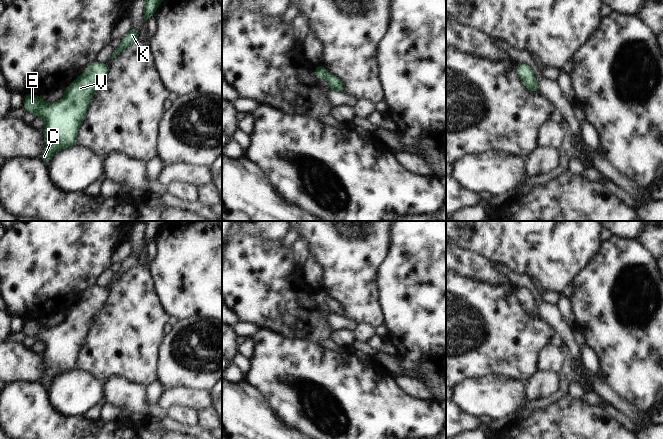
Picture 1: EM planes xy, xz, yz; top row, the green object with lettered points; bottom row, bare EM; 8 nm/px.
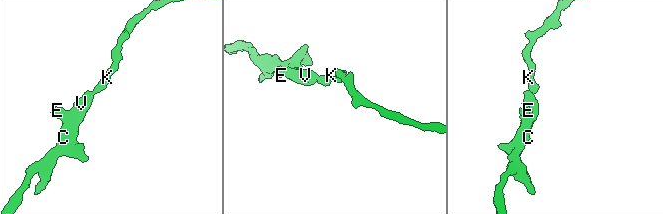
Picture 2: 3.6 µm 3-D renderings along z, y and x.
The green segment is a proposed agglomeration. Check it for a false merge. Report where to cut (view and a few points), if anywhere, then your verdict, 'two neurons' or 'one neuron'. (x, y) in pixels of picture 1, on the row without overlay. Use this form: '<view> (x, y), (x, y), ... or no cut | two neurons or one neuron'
no cut | one neuron

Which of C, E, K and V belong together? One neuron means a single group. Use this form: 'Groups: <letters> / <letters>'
Groups: C E K V

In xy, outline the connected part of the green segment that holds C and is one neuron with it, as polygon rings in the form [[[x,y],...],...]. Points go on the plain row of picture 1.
[[[94,285],[65,312],[63,322],[52,328],[46,328],[43,321],[33,317],[25,319],[25,335],[45,344],[43,357],[46,370],[39,381],[46,389],[56,376],[76,367],[77,357],[91,322],[102,310],[107,294],[106,287]]]

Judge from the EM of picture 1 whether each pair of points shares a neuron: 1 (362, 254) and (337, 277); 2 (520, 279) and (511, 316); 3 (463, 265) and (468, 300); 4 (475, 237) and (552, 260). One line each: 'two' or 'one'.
1: one
2: two
3: two
4: one

